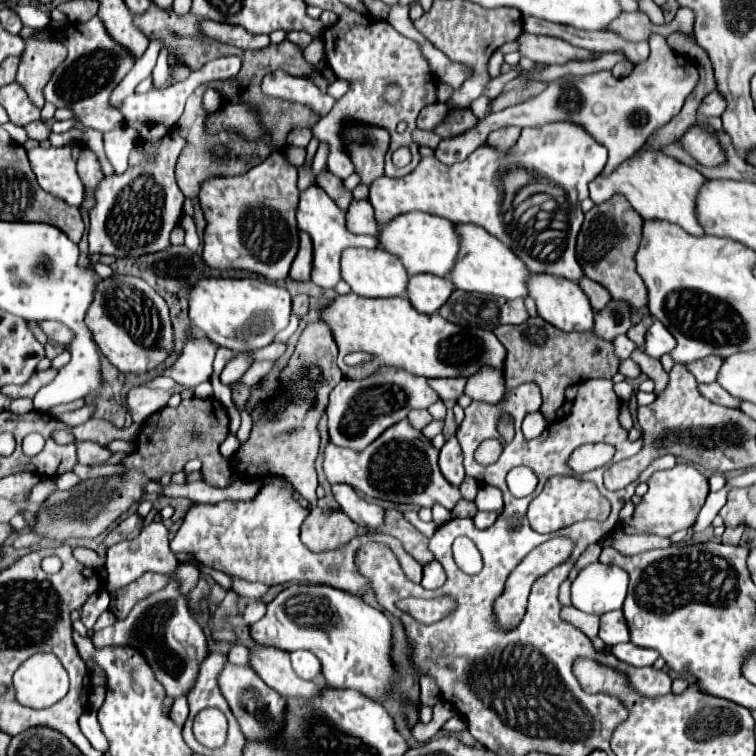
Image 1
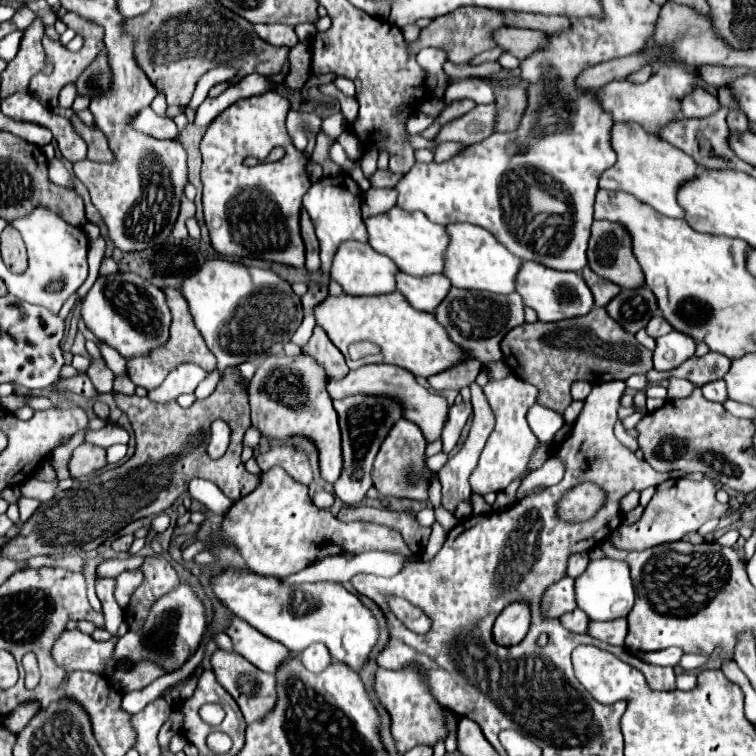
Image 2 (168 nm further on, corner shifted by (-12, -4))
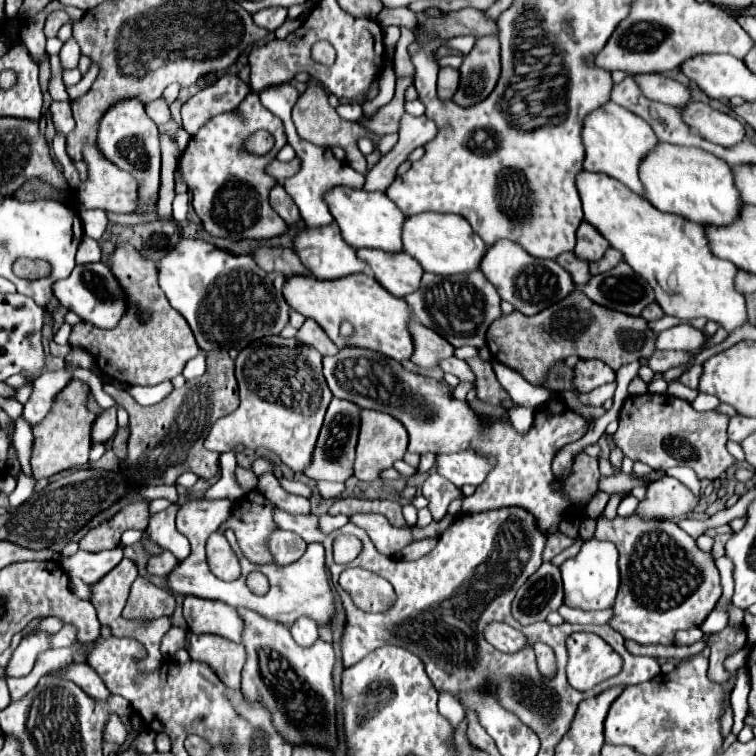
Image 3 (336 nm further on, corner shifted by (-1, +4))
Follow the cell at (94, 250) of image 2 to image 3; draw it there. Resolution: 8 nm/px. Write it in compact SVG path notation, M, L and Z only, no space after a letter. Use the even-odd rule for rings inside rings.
M89 209L89 211L81 211L81 221L83 221L85 235L89 235L93 239L99 239L105 231L107 215L101 209Z

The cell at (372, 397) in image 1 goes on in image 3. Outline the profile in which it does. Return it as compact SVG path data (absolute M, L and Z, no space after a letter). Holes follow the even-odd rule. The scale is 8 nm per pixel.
M333 397L321 433L317 437L317 447L313 449L313 463L303 471L311 479L321 481L347 481L353 475L353 459L355 459L355 445L357 445L357 431L359 431L359 407Z

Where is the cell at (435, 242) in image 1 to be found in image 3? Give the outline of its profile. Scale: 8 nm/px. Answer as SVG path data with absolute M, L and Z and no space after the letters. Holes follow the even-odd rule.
M333 187L325 193L325 203L341 229L341 237L353 249L371 247L371 249L383 249L387 253L401 251L401 227L405 215L385 193L369 193L369 191L365 193L363 189Z

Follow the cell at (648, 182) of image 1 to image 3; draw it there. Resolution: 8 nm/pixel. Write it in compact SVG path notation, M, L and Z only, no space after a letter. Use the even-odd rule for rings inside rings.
M609 101L605 107L599 107L597 111L591 111L585 115L585 123L581 129L581 141L585 147L585 171L597 171L611 175L625 183L631 191L637 195L643 195L643 187L639 181L639 163L649 153L653 145L657 145L657 137L653 135L651 127L631 111L625 111L621 105Z

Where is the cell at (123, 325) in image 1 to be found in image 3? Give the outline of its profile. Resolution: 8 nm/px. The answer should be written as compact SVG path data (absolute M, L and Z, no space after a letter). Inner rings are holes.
M87 263L87 265L75 265L71 275L67 279L61 279L53 285L55 299L69 311L75 311L83 321L93 323L101 329L113 329L121 315L125 313L125 293L119 285L119 281L113 277L107 263Z

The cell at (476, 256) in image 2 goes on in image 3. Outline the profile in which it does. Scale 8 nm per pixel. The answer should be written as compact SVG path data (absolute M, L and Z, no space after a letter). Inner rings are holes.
M419 213L405 217L401 241L403 241L403 251L415 257L421 263L423 271L437 275L455 275L479 269L481 257L485 255L487 249L487 245L471 229L467 219L451 213Z

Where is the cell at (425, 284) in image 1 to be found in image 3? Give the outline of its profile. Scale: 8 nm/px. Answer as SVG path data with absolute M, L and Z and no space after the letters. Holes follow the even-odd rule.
M365 247L365 249L357 249L357 257L365 259L377 283L395 297L403 297L419 289L423 269L411 255L407 253L389 255L385 251Z

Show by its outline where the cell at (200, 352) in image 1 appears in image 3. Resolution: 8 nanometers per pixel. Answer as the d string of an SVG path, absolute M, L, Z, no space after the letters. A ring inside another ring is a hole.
M163 381L163 383L153 385L153 387L125 387L125 391L139 405L155 405L155 403L163 401L173 391L173 385L171 385L171 381Z

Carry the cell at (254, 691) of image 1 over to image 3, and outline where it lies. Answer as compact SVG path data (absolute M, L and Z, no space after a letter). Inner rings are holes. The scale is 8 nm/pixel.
M191 635L187 651L193 661L211 665L227 687L241 687L241 669L245 665L245 649L241 645L217 635Z

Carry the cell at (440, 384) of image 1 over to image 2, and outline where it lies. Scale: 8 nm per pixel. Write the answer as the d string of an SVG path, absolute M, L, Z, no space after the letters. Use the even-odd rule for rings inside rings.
M466 361L462 365L456 365L444 373L438 373L438 375L432 375L428 377L428 383L432 389L436 391L444 391L444 389L454 389L454 391L460 391L462 387L470 387L472 381L476 381L478 373L480 373L480 361Z

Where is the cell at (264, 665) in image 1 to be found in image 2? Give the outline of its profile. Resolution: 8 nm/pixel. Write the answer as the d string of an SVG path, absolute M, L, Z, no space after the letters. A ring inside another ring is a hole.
M234 619L232 627L226 633L232 637L234 649L244 659L248 659L252 665L256 665L258 669L268 671L272 675L280 669L280 665L284 661L292 659L292 653L284 645L262 635L260 631L256 631L242 619Z

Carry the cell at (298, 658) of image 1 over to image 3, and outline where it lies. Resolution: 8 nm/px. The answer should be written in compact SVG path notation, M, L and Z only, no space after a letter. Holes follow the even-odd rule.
M301 617L301 619L297 619L297 623L291 625L291 635L301 647L309 647L319 639L317 623L313 623L313 619Z

